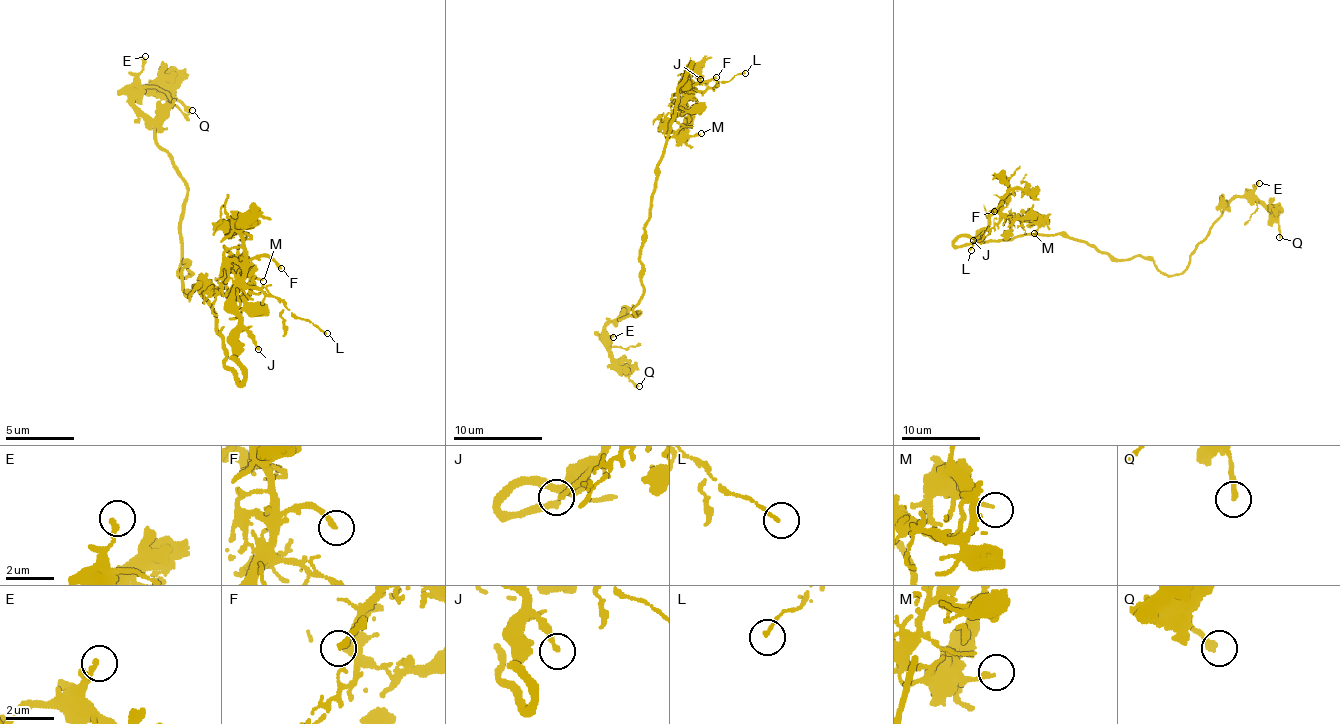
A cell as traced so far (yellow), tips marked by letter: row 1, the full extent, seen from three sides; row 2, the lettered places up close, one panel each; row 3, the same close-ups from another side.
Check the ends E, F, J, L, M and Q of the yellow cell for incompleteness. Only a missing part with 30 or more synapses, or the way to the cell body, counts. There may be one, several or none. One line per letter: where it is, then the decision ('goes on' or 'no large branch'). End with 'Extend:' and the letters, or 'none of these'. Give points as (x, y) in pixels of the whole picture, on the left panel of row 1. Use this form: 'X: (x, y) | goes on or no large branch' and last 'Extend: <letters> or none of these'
E: (145, 56) | no large branch
F: (281, 268) | no large branch
J: (258, 349) | goes on
L: (327, 333) | no large branch
M: (263, 281) | no large branch
Q: (192, 110) | no large branch
Extend: J

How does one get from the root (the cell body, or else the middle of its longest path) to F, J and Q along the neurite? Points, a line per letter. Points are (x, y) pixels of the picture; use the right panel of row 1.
F: (1091, 246), (1035, 233), (953, 245), (987, 226), (1002, 203), (994, 211)
J: (1091, 246), (1059, 234), (1035, 233), (953, 245), (959, 236), (973, 237), (983, 231), (973, 240)
Q: (1091, 246), (1119, 259), (1147, 256), (1165, 273), (1179, 275), (1195, 246), (1239, 196), (1261, 200), (1279, 237)

